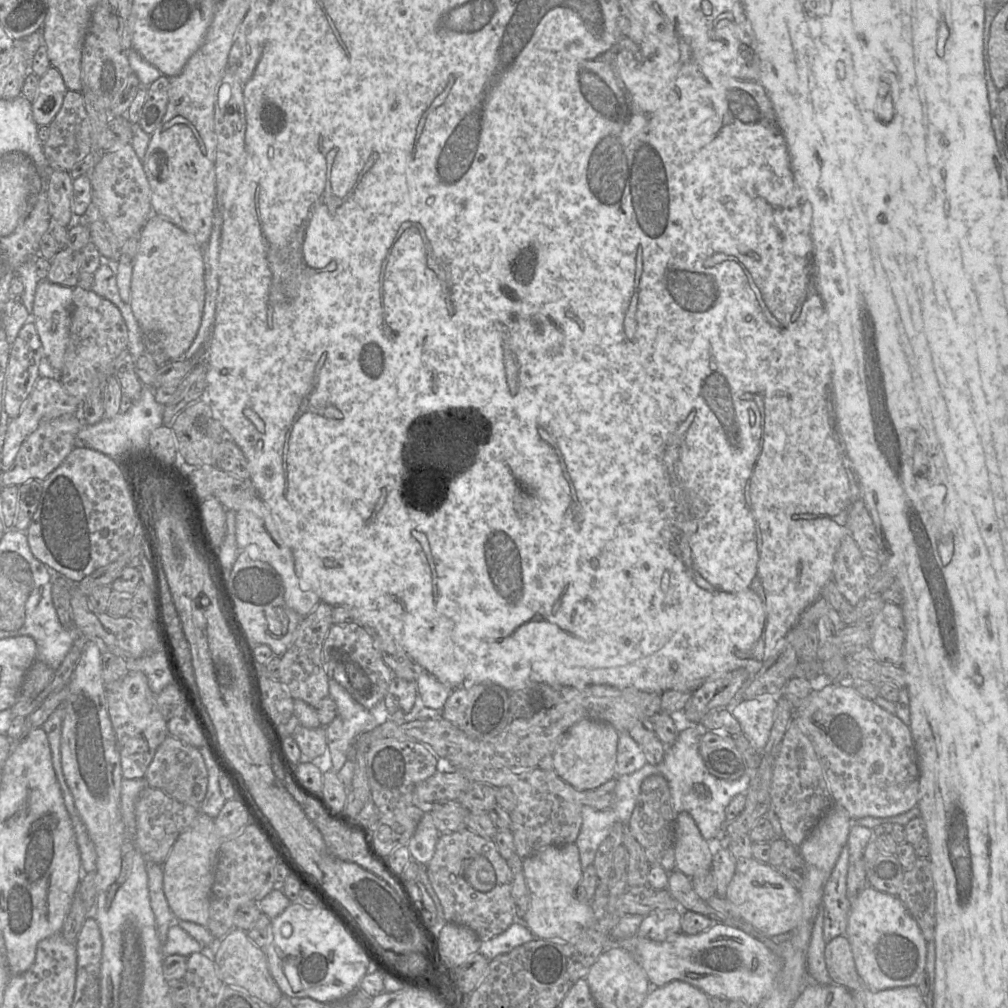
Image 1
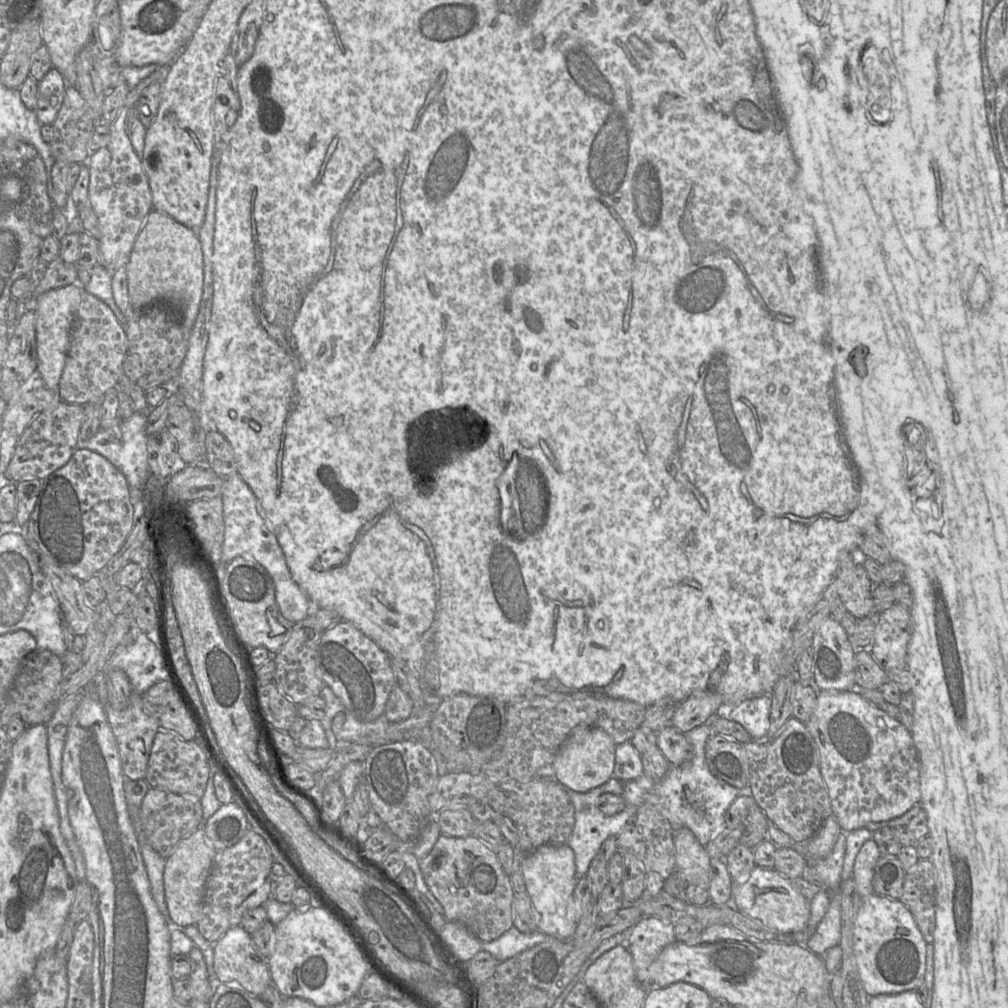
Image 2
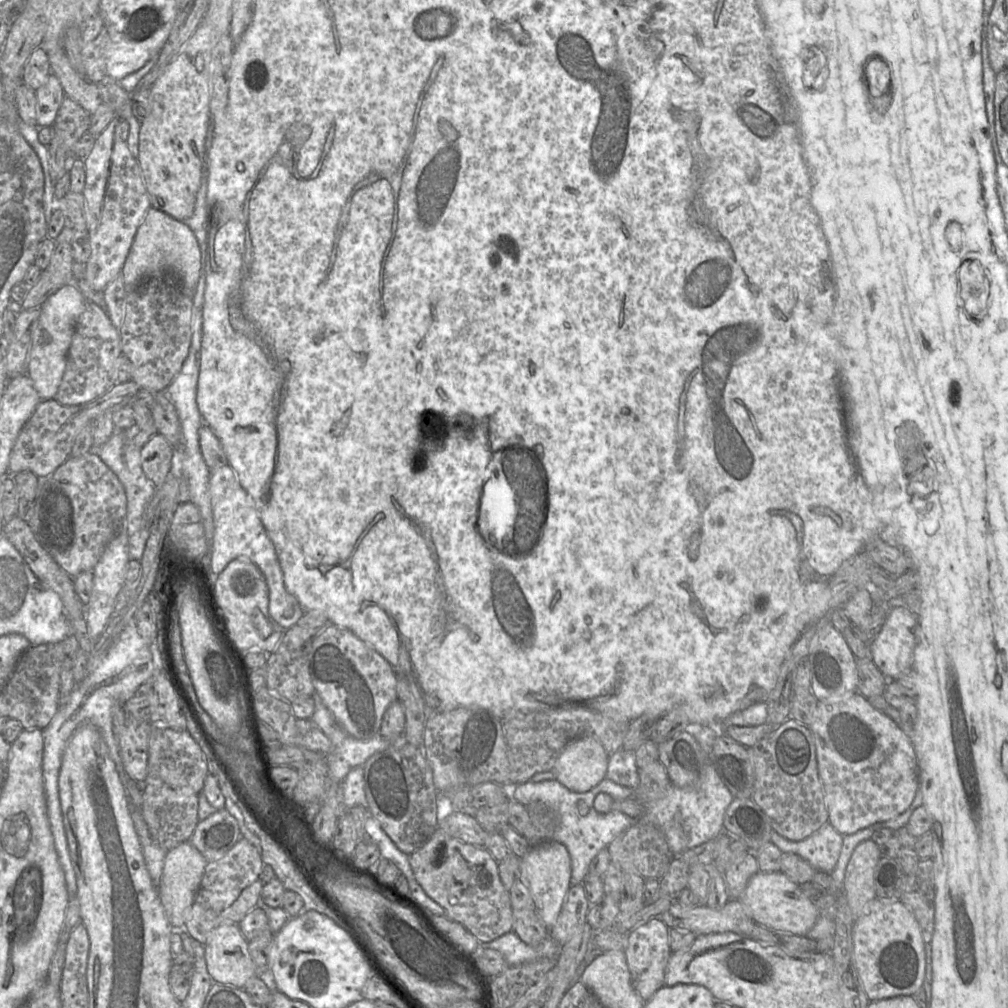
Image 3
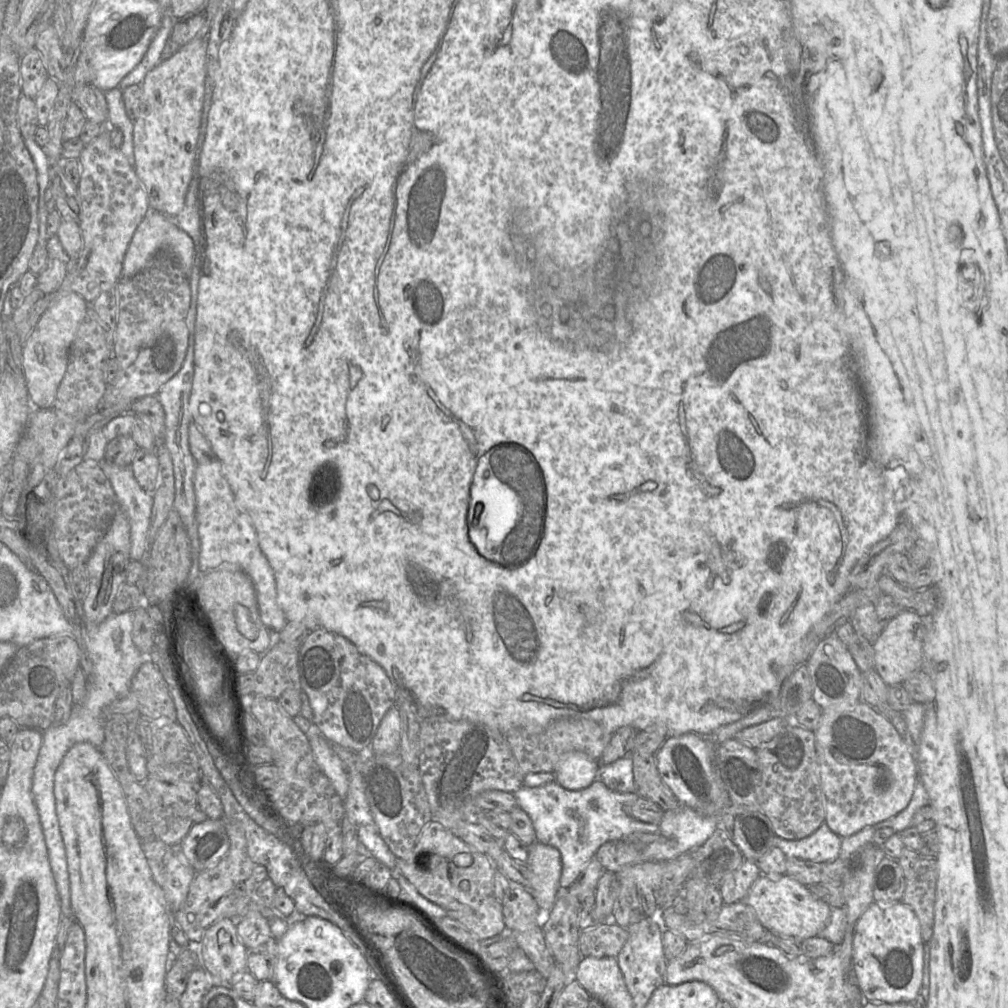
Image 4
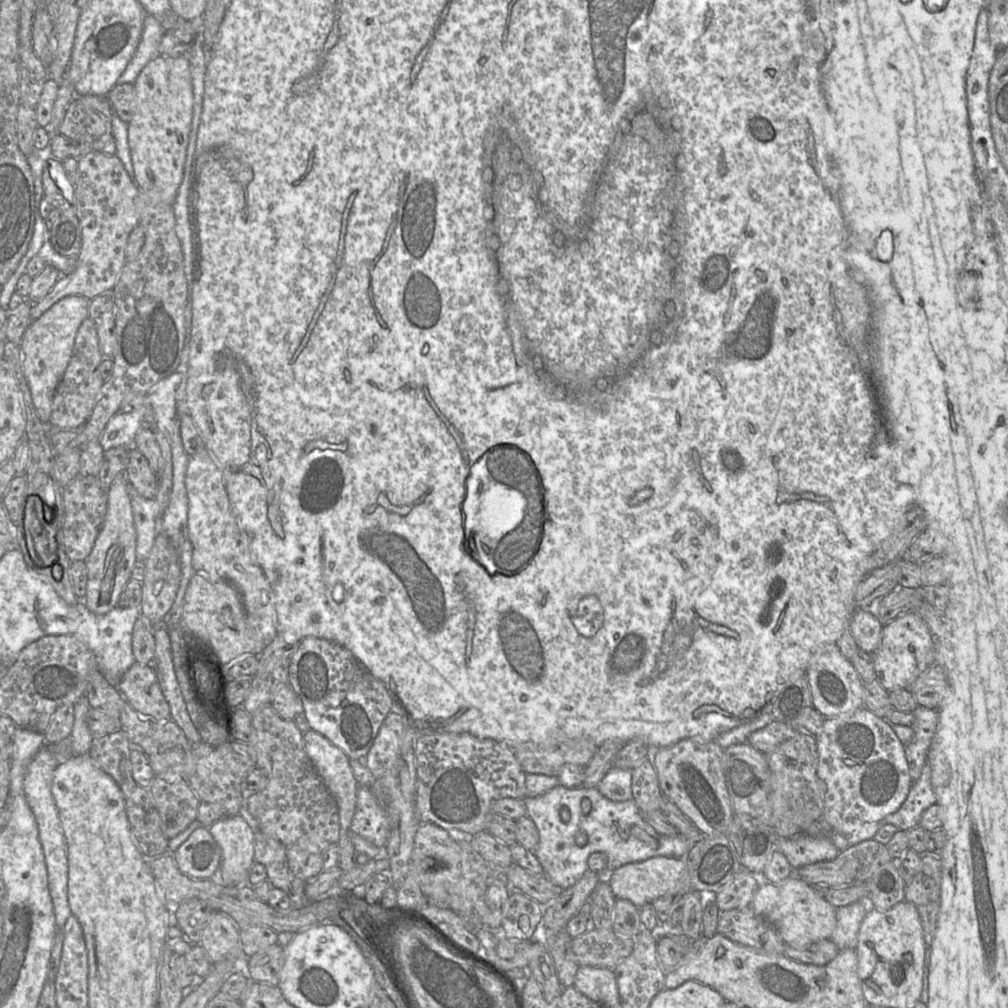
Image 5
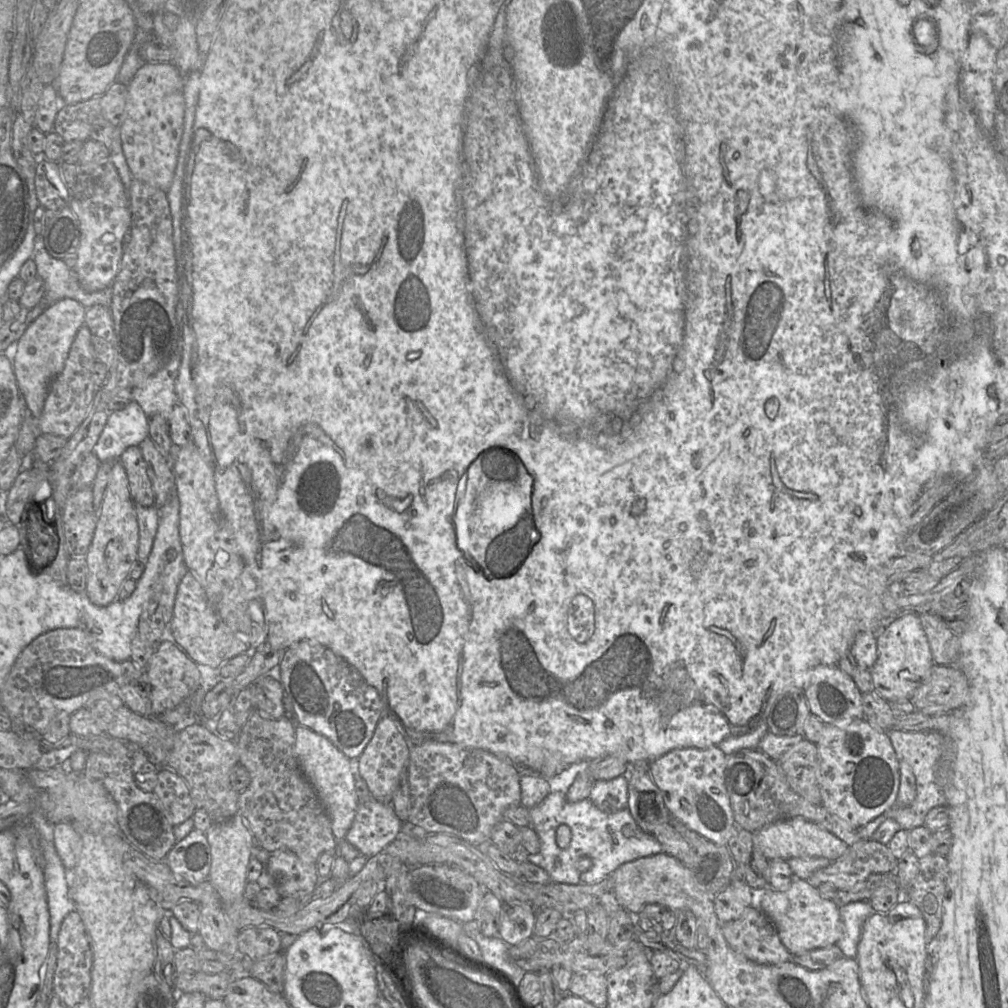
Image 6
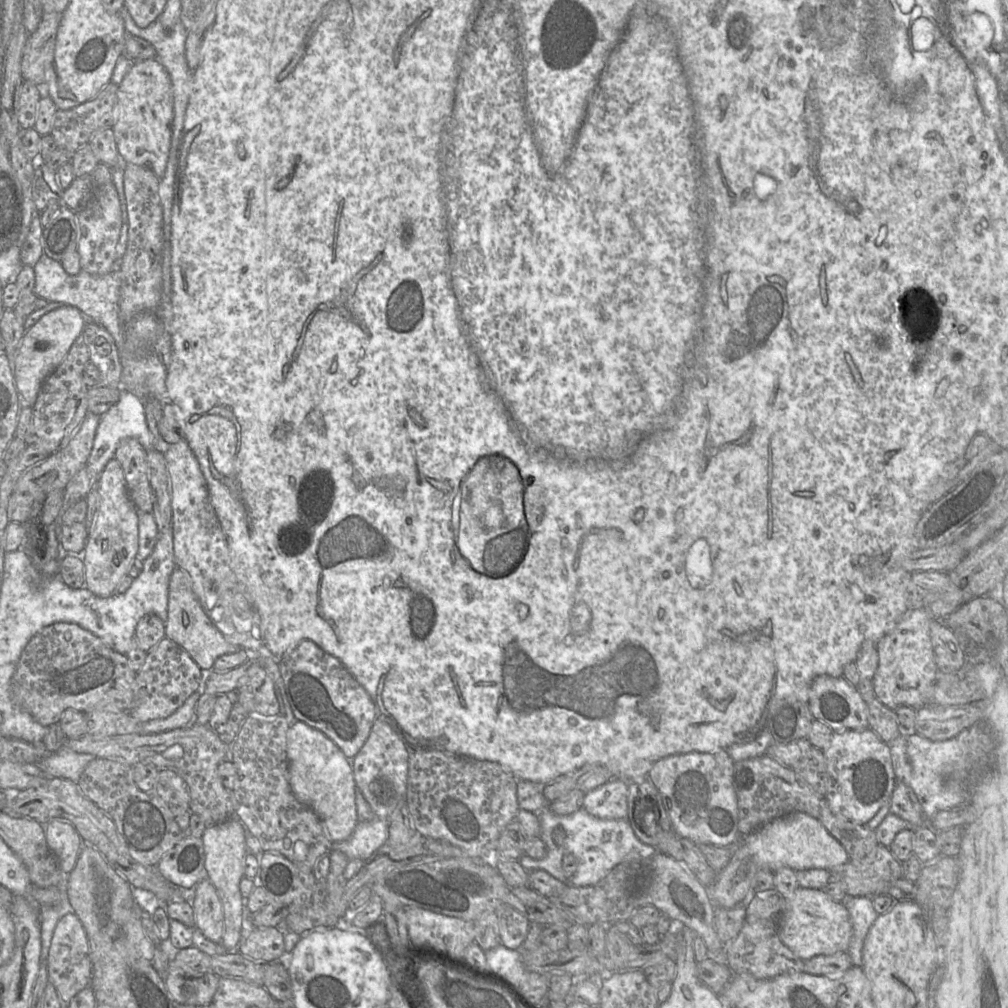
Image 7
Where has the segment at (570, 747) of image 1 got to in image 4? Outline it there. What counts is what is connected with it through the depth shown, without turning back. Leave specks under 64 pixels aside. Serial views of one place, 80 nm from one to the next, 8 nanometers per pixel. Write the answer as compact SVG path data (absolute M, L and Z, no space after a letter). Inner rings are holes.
M570 751L559 759L554 775L555 781L568 790L582 790L599 776L599 761L580 751Z

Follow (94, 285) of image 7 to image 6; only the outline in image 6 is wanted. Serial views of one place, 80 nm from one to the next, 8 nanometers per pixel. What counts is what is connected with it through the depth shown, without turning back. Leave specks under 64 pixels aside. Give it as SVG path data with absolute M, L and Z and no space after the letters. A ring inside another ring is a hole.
M45 248L35 251L32 259L37 267L37 277L44 281L44 300L47 302L71 298L86 309L93 305L111 306L111 287L100 291L85 290L80 285L74 270L69 269L64 260L50 256Z

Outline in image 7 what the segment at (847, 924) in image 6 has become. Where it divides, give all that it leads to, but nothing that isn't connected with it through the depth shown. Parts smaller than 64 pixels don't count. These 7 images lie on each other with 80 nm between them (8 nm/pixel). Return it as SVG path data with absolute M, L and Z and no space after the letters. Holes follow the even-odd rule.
M847 895L842 903L847 908L852 923L852 937L847 953L853 966L862 967L865 938L878 913L873 908L872 897Z

